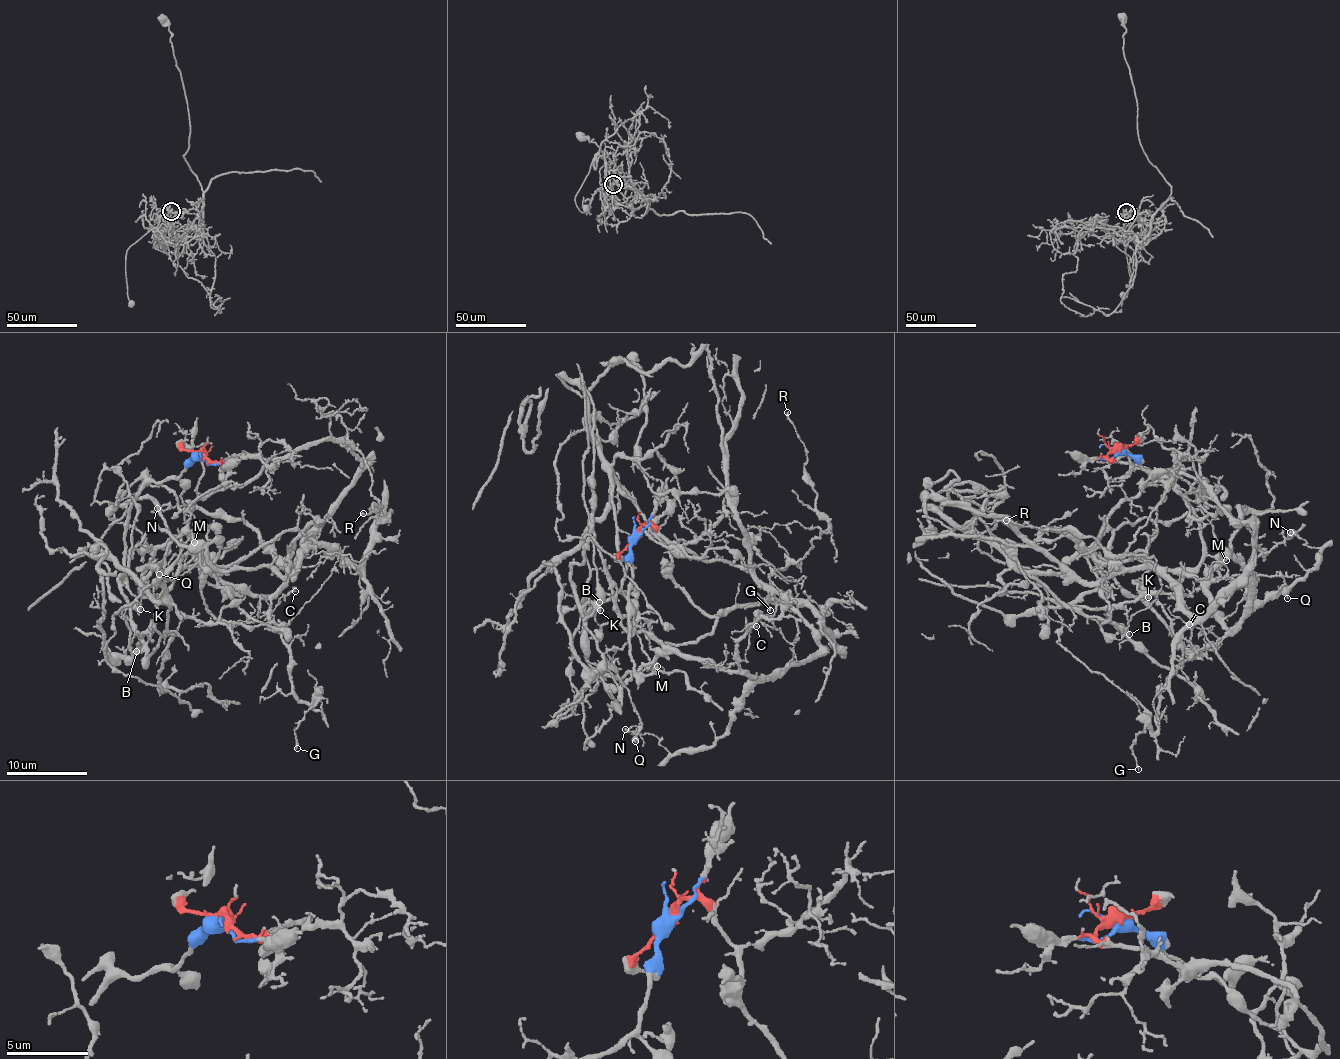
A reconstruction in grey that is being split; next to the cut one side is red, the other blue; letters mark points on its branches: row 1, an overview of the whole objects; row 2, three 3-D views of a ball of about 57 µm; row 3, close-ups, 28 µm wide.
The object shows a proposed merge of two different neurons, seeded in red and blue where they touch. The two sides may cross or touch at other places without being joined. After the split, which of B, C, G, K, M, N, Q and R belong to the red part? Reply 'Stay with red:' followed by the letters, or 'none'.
Stay with red: C, G, N, Q, R

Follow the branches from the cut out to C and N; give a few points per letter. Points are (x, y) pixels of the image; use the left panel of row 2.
C: (201, 455), (217, 462), (246, 452), (277, 459), (338, 439), (365, 461), (302, 550), (272, 610), (295, 591)
N: (201, 455), (277, 459), (338, 439), (365, 462), (292, 561), (239, 518), (156, 509)

